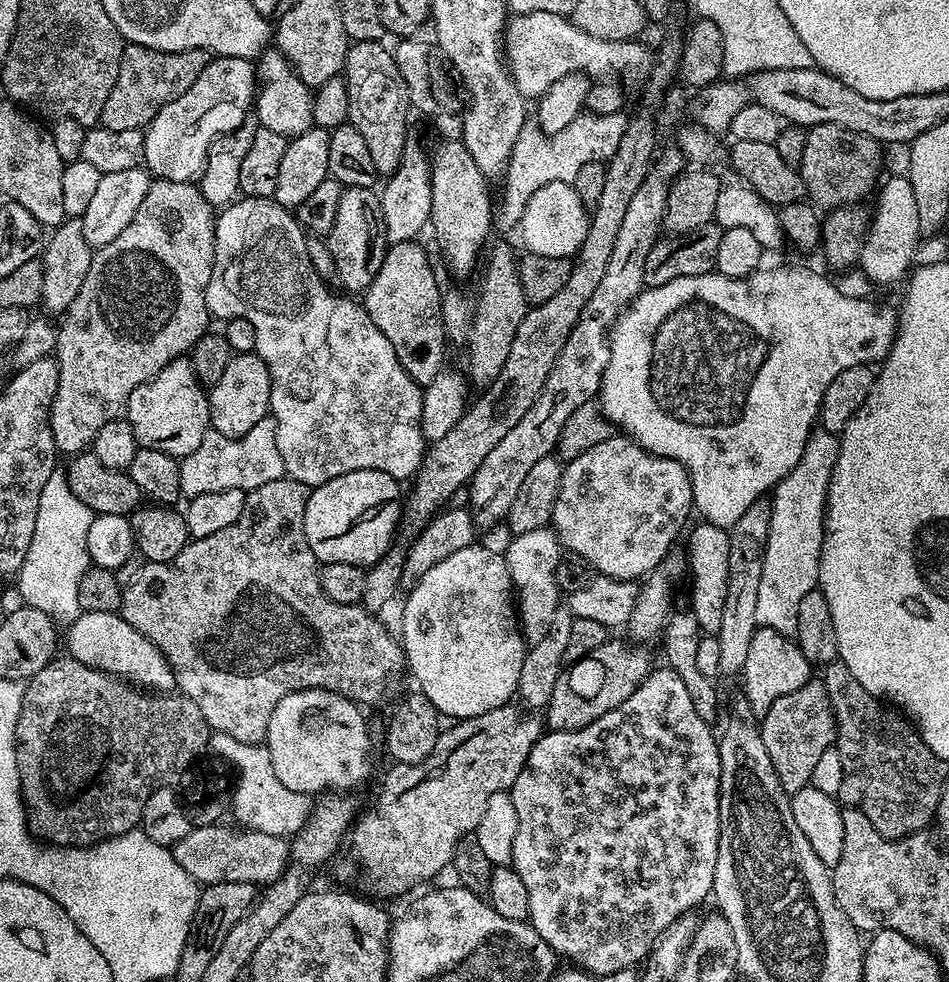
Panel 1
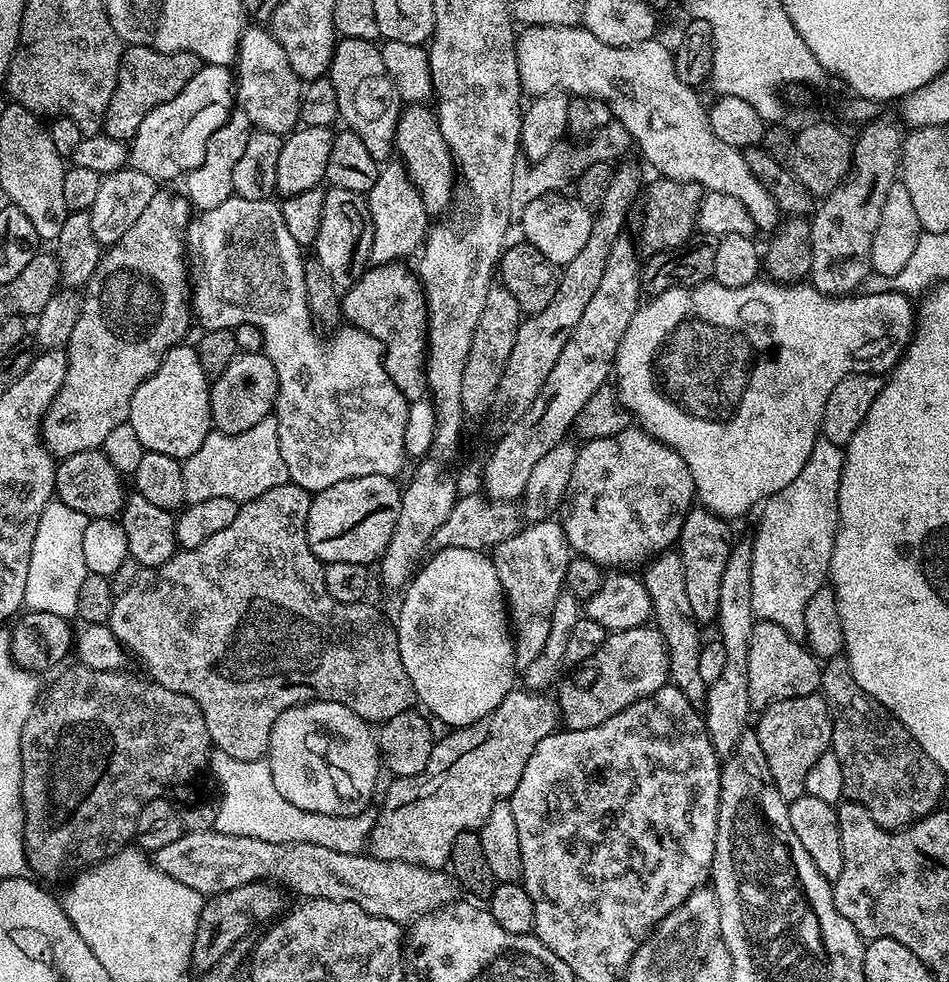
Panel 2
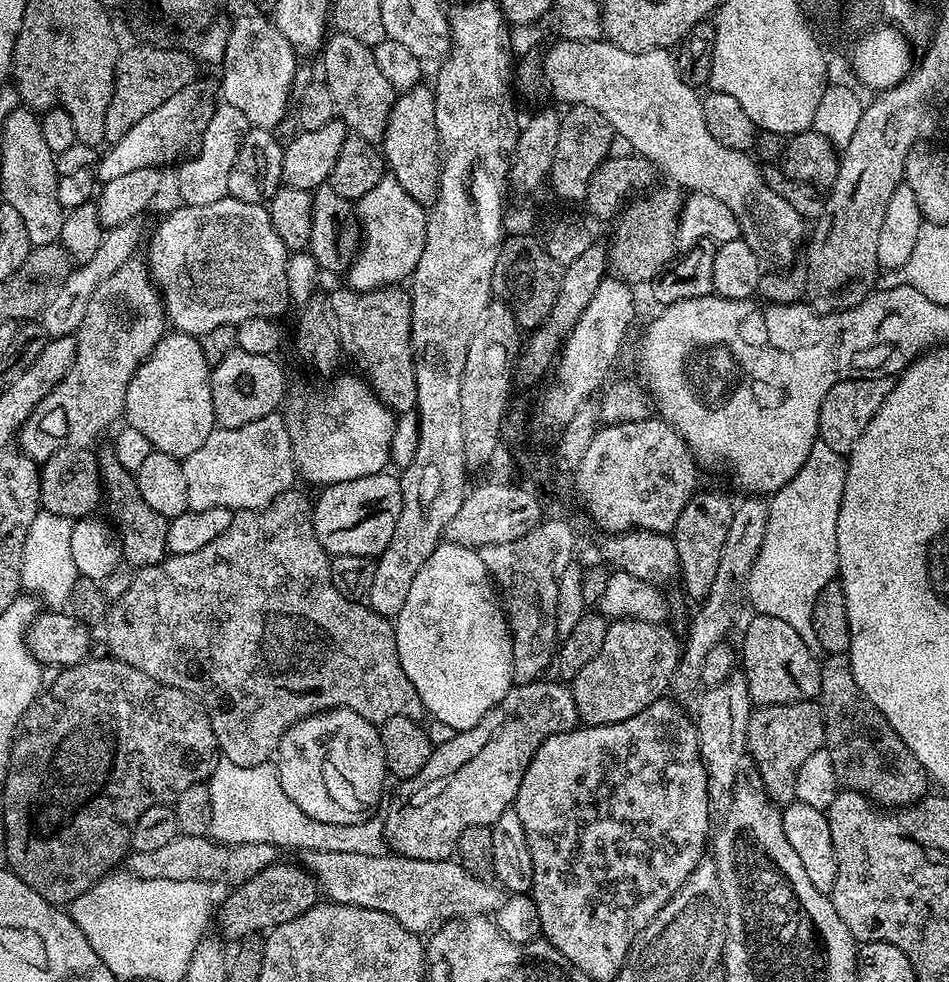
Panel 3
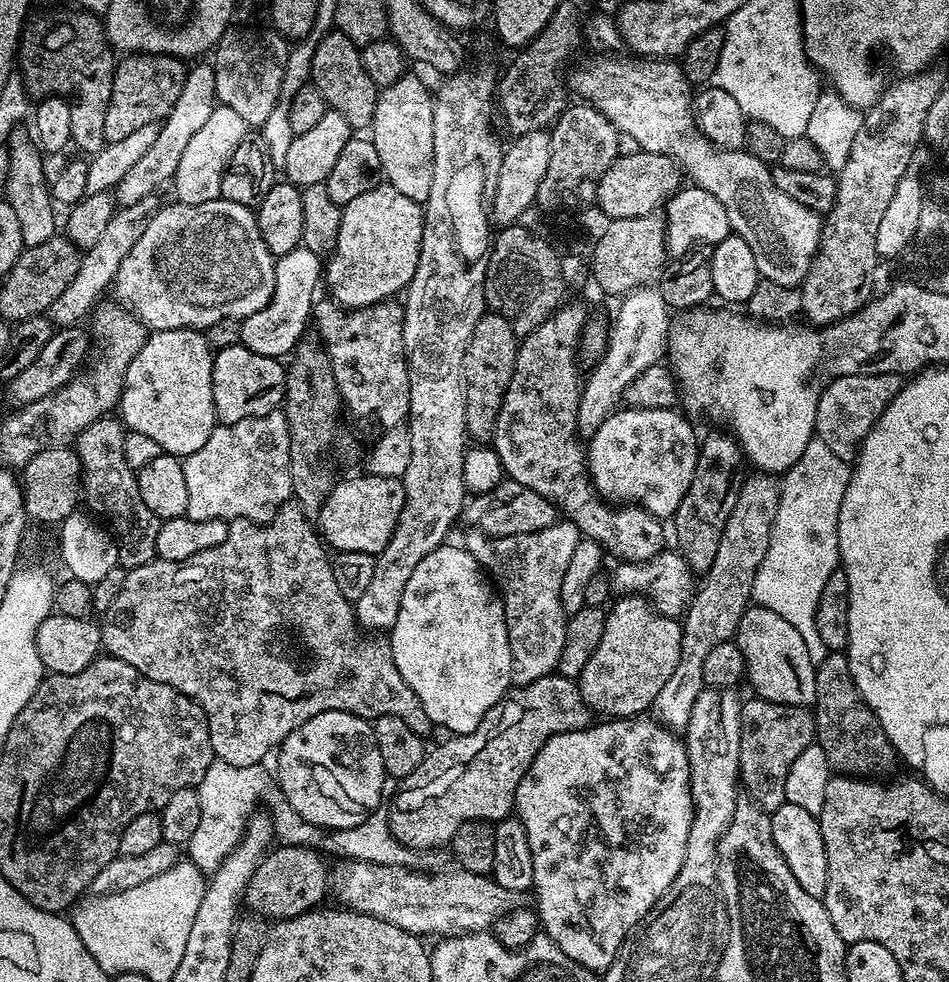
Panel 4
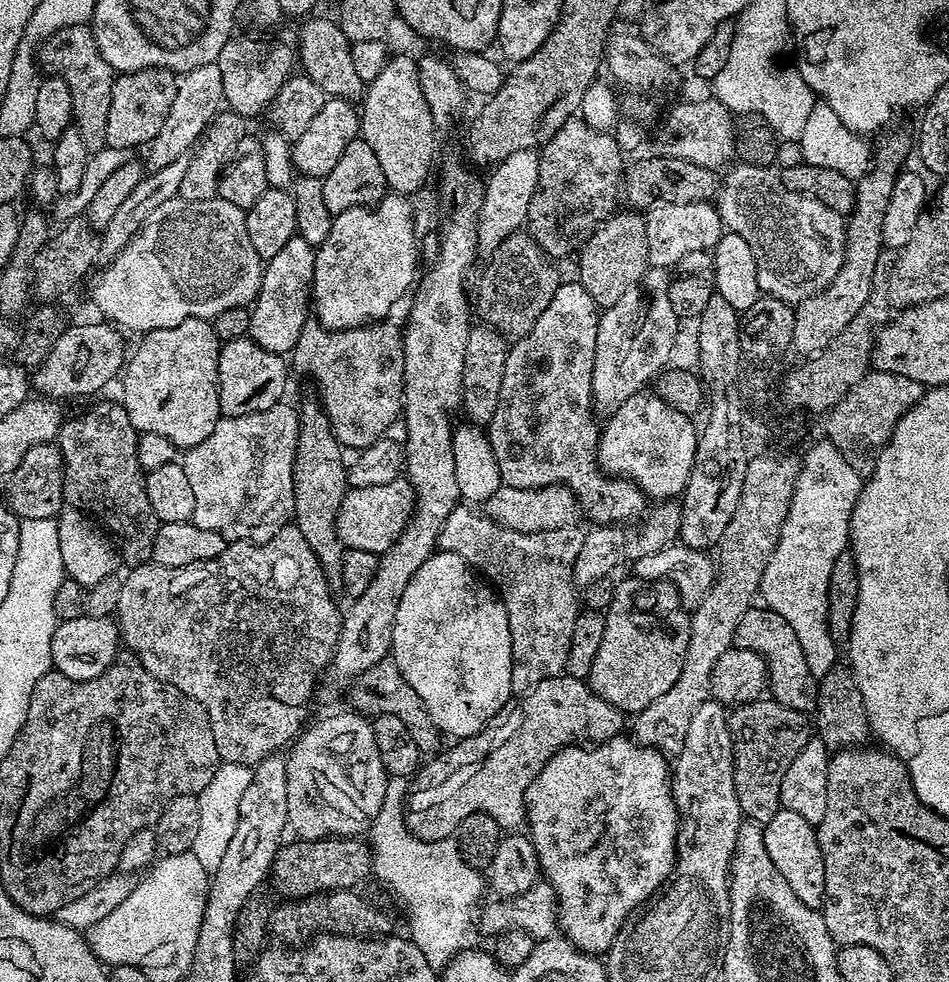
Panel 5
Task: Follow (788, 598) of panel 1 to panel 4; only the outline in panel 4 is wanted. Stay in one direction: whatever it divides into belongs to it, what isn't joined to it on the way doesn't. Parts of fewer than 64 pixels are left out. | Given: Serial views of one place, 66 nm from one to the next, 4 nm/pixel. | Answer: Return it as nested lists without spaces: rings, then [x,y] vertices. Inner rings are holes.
[[[813,438],[808,441],[806,450],[802,450],[802,458],[794,462],[794,466],[783,473],[780,487],[780,505],[778,514],[774,514],[774,526],[770,530],[770,546],[766,558],[762,558],[762,566],[758,566],[758,574],[754,574],[752,600],[759,607],[774,610],[790,626],[803,636],[806,648],[812,661],[819,664],[829,654],[829,650],[818,633],[817,614],[818,604],[822,598],[822,586],[830,574],[840,567],[840,547],[838,546],[838,520],[842,510],[842,500],[846,498],[847,486],[852,473],[850,464],[838,458],[837,454],[826,446],[825,442]]]

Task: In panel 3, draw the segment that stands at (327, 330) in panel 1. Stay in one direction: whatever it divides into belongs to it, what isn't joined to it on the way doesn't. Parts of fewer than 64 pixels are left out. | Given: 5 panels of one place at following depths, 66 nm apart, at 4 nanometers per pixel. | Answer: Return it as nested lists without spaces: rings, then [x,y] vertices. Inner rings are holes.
[[[227,195],[218,202],[210,202],[210,206],[190,206],[184,204],[179,206],[156,228],[156,237],[152,240],[152,260],[150,259],[150,271],[153,281],[160,290],[160,295],[164,301],[164,315],[167,323],[175,331],[189,332],[191,336],[197,338],[205,336],[214,326],[223,324],[240,325],[244,321],[255,321],[257,318],[279,318],[284,311],[290,307],[290,299],[287,286],[287,264],[290,257],[290,249],[282,242],[278,236],[278,230],[274,228],[274,222],[270,218],[267,207],[263,204],[251,204],[236,200],[233,196]],[[359,375],[339,376],[331,381],[332,389],[325,396],[304,392],[287,401],[292,461],[303,479],[305,476],[310,483],[319,486],[366,478],[385,471],[390,464],[390,442],[396,425],[392,409],[376,397]]]

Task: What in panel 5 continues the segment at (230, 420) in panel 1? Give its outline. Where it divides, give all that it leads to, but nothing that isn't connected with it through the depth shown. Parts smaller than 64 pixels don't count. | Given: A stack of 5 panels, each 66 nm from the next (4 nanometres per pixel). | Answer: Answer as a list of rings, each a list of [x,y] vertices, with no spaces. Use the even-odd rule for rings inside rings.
[[[248,336],[223,341],[216,366],[216,389],[221,413],[224,416],[241,416],[270,410],[270,406],[285,399],[288,372],[290,368],[283,355],[263,349]]]

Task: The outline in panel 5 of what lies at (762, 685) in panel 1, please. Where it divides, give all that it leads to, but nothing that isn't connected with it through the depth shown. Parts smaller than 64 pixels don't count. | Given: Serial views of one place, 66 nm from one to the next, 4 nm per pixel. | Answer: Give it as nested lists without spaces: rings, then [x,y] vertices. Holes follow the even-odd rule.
[[[753,606],[738,622],[735,637],[735,647],[754,650],[764,659],[768,667],[768,688],[771,699],[777,700],[782,706],[790,706],[805,714],[816,711],[818,680],[810,674],[806,666],[806,656],[803,654],[799,636],[787,624],[785,618],[780,618],[766,607]]]

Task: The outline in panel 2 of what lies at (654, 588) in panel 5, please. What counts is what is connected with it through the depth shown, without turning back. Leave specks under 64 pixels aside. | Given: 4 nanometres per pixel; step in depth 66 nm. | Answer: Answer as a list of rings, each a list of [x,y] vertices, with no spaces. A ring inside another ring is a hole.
[[[656,627],[613,631],[605,635],[602,646],[587,662],[571,669],[559,681],[558,703],[563,727],[568,730],[590,730],[594,726],[602,726],[606,718],[614,718],[614,714],[657,692],[669,680],[666,642]]]

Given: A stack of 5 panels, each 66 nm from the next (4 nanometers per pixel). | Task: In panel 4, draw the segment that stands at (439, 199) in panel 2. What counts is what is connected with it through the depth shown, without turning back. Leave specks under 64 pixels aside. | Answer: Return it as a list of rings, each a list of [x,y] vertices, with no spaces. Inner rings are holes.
[[[399,76],[393,84],[385,84],[376,97],[376,109],[370,125],[370,139],[374,150],[378,150],[383,179],[398,194],[406,194],[411,200],[425,201],[430,194],[430,182],[434,182],[434,92],[416,76]]]

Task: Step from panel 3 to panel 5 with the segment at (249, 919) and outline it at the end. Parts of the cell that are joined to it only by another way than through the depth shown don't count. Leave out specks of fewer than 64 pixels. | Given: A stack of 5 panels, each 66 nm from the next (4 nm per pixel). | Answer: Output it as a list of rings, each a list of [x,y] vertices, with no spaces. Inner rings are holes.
[[[329,838],[327,840],[293,839],[293,844],[281,843],[272,858],[270,882],[278,895],[288,900],[302,900],[305,896],[355,889],[362,880],[372,876],[372,849],[360,838]]]

